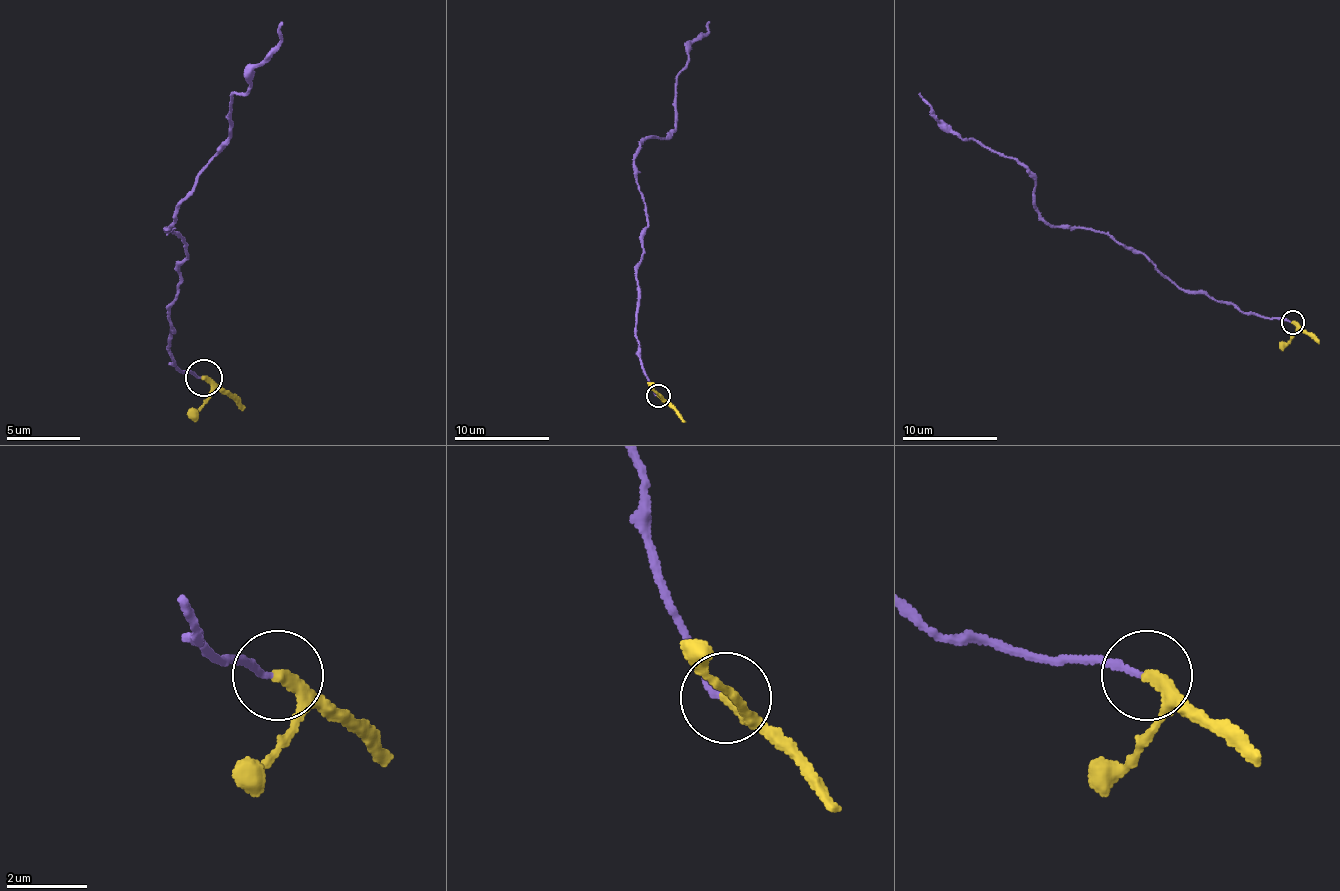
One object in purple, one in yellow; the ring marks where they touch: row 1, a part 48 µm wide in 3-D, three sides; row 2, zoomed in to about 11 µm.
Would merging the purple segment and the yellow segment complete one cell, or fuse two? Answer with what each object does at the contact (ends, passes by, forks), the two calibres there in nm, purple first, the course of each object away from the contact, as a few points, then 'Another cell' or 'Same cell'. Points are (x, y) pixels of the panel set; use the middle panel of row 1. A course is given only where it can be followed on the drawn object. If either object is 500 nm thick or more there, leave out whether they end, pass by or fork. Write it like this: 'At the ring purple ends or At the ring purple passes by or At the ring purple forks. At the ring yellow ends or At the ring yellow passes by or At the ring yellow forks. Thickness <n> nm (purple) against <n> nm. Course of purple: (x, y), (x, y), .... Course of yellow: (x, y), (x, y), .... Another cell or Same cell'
At the ring purple ends. At the ring yellow ends. Thickness 140 nm (purple) against 320 nm. Course of purple: (656, 395), (635, 335), (647, 222), (635, 155), (647, 138), (663, 138), (675, 127), (675, 79), (708, 22). Course of yellow: (659, 395), (685, 421). Another cell

